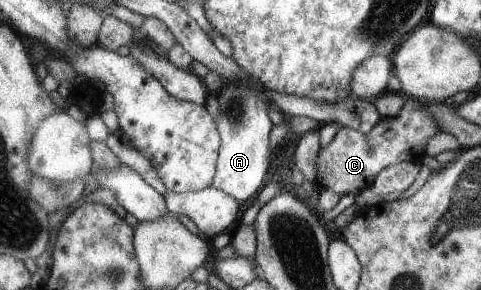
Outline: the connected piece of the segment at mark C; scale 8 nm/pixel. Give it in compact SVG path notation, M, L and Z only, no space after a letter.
M407 98L399 116L382 118L369 134L341 128L329 145L323 146L323 150L319 152L316 185L331 189L341 197L347 194L357 196L359 192L370 188L388 167L401 162L420 164L421 158L426 155L426 141L437 132L440 132L439 124L427 114L423 103Z

